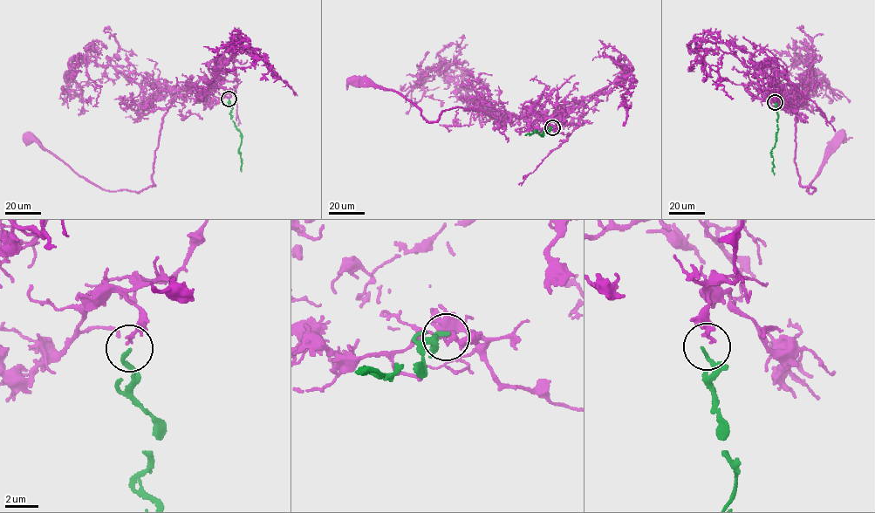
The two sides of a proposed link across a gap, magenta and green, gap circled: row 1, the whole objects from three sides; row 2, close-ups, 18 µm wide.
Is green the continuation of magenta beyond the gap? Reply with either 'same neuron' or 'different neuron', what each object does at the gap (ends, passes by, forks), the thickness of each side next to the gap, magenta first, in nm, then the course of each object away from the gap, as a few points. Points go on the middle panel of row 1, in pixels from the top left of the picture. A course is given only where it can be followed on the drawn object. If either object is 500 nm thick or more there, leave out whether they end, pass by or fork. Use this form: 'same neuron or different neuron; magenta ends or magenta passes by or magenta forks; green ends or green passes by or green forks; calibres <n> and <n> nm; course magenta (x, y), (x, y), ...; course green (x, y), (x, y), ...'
different neuron; magenta ends; green ends; calibres 240 and 240 nm; course magenta (552, 127), (533, 127), (546, 116), (542, 112), (501, 120), (461, 107), (429, 121), (402, 95), (355, 78); course green (552, 127), (543, 132), (543, 135), (536, 130), (525, 135)

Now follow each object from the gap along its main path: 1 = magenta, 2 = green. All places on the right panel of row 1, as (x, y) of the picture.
1: (775, 101), (787, 100), (775, 81), (799, 94), (795, 162), (801, 185), (815, 188), (810, 194), (839, 133)
2: (775, 102), (777, 127), (771, 152), (774, 174)

